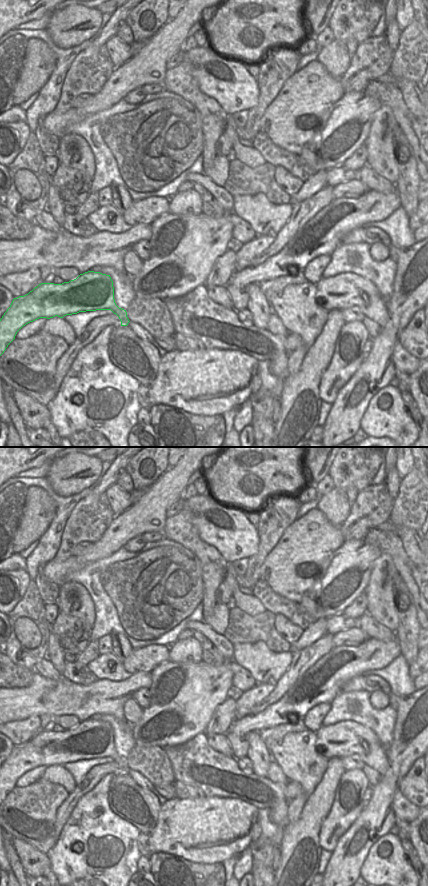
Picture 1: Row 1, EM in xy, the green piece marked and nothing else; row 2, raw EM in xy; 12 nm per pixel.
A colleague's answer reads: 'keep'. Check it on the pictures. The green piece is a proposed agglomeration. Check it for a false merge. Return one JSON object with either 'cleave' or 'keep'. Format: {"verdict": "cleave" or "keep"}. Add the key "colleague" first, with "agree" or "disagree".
{"colleague": "agree", "verdict": "keep"}

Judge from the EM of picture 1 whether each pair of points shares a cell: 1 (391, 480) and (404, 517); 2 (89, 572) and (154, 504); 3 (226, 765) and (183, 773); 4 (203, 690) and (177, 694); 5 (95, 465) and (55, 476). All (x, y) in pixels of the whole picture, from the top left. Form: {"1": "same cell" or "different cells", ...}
{"1": "different cells", "2": "different cells", "3": "same cell", "4": "same cell", "5": "same cell"}

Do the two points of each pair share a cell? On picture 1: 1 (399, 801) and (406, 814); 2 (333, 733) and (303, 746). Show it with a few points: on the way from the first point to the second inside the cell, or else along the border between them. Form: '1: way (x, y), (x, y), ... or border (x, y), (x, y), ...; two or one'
1: way (400, 804), (405, 811); one
2: border (315, 733), (318, 752), (328, 759); two

